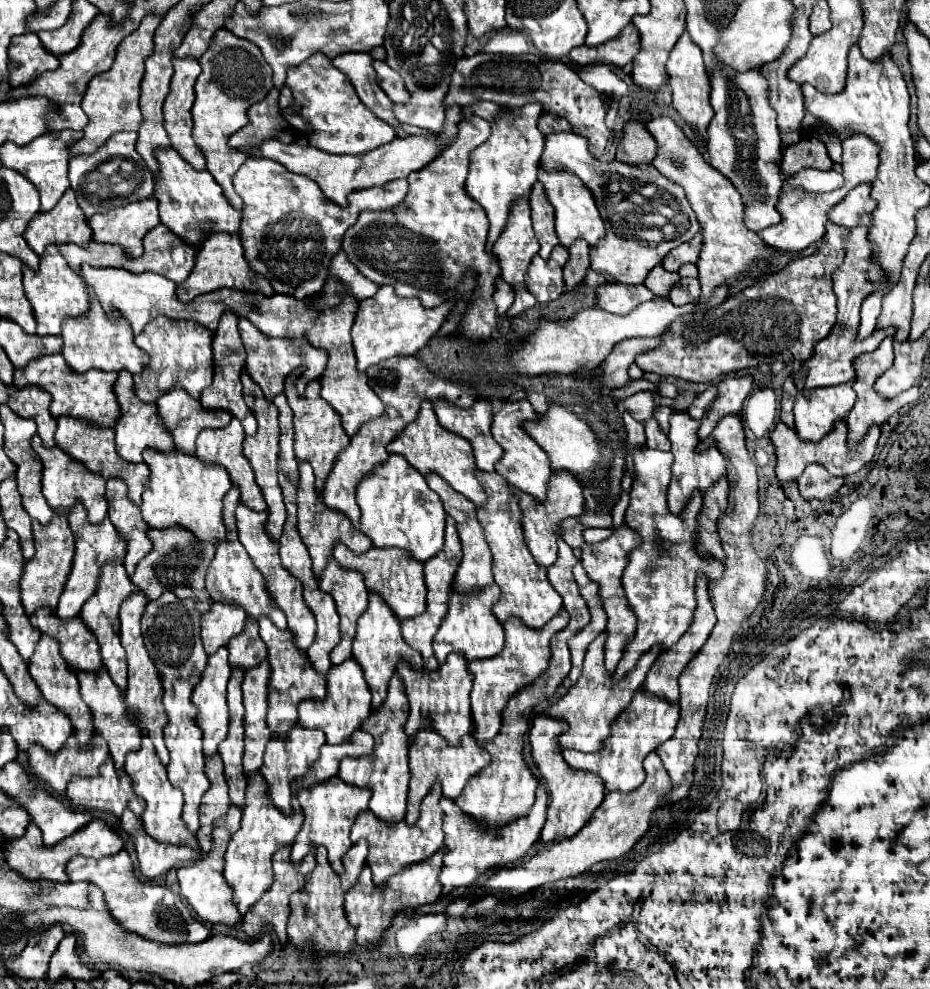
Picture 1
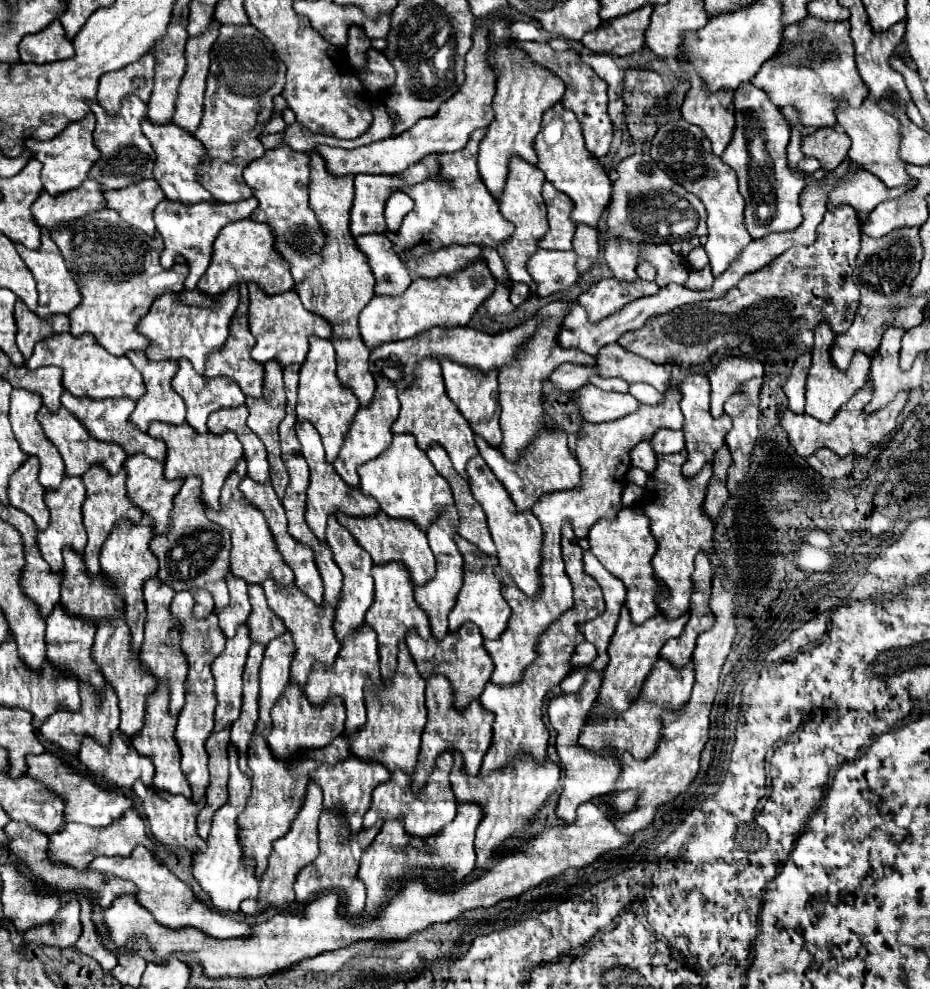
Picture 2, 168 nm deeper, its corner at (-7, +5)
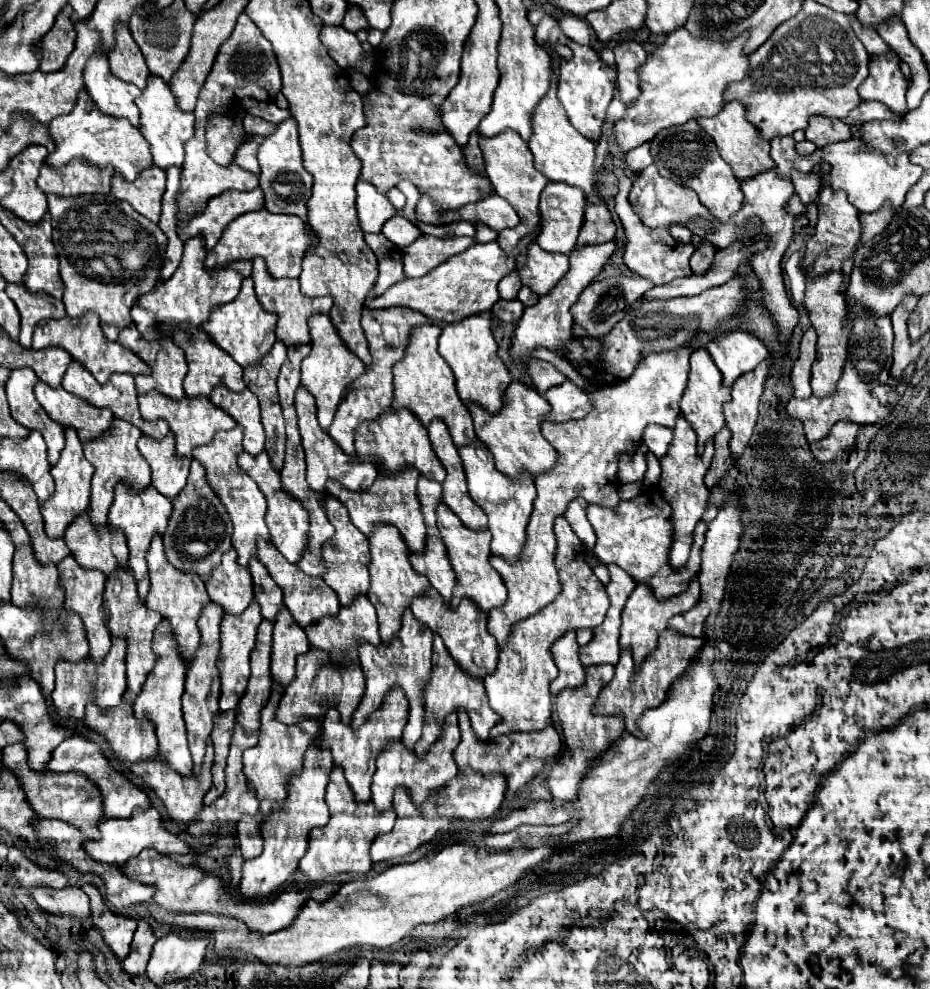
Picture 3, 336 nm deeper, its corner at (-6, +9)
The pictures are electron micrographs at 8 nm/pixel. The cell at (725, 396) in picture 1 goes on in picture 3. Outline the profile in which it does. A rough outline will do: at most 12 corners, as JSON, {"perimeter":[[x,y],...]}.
{"perimeter":[[740,328],[710,340],[706,350],[726,386],[768,358],[766,344]]}

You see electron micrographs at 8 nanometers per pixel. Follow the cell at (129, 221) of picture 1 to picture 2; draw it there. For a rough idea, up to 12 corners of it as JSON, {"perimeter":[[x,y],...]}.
{"perimeter":[[155,180],[105,192],[107,208],[147,236],[165,200]]}

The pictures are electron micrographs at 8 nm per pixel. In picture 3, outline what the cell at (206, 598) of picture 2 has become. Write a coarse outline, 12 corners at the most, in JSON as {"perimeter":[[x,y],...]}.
{"perimeter":[[162,536],[148,556],[146,604],[170,620],[182,656],[200,644],[196,620],[208,602],[200,576],[164,556]]}

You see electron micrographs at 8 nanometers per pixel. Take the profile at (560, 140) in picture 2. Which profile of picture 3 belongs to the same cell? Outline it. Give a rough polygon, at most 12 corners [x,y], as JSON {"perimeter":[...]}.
{"perimeter":[[552,84],[532,114],[534,166],[588,196],[596,144],[572,128]]}

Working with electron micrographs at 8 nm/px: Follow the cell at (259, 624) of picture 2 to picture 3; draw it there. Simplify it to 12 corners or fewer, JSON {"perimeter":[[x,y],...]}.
{"perimeter":[[256,556],[250,572],[254,596],[266,620],[274,620],[282,604],[280,586]]}

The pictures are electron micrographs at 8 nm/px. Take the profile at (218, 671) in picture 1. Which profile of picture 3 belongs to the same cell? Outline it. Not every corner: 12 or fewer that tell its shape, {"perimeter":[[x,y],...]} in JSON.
{"perimeter":[[256,600],[220,624],[220,710],[234,710],[262,622]]}

